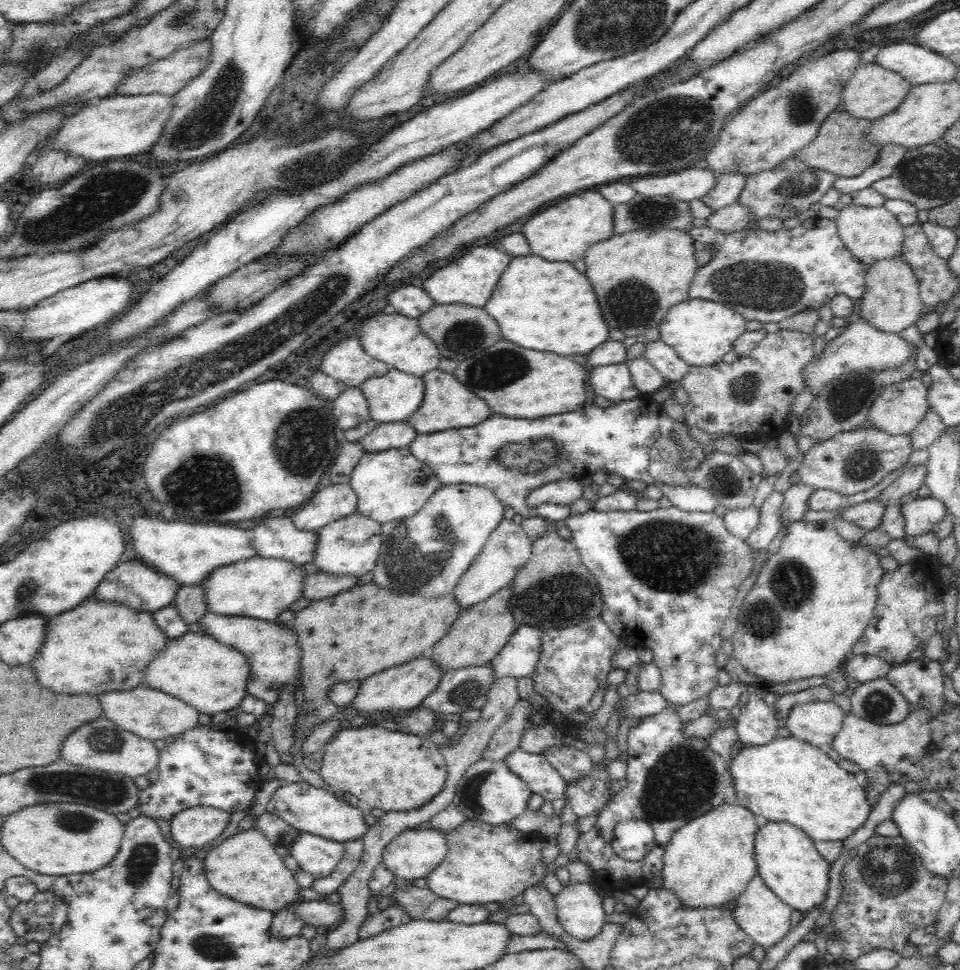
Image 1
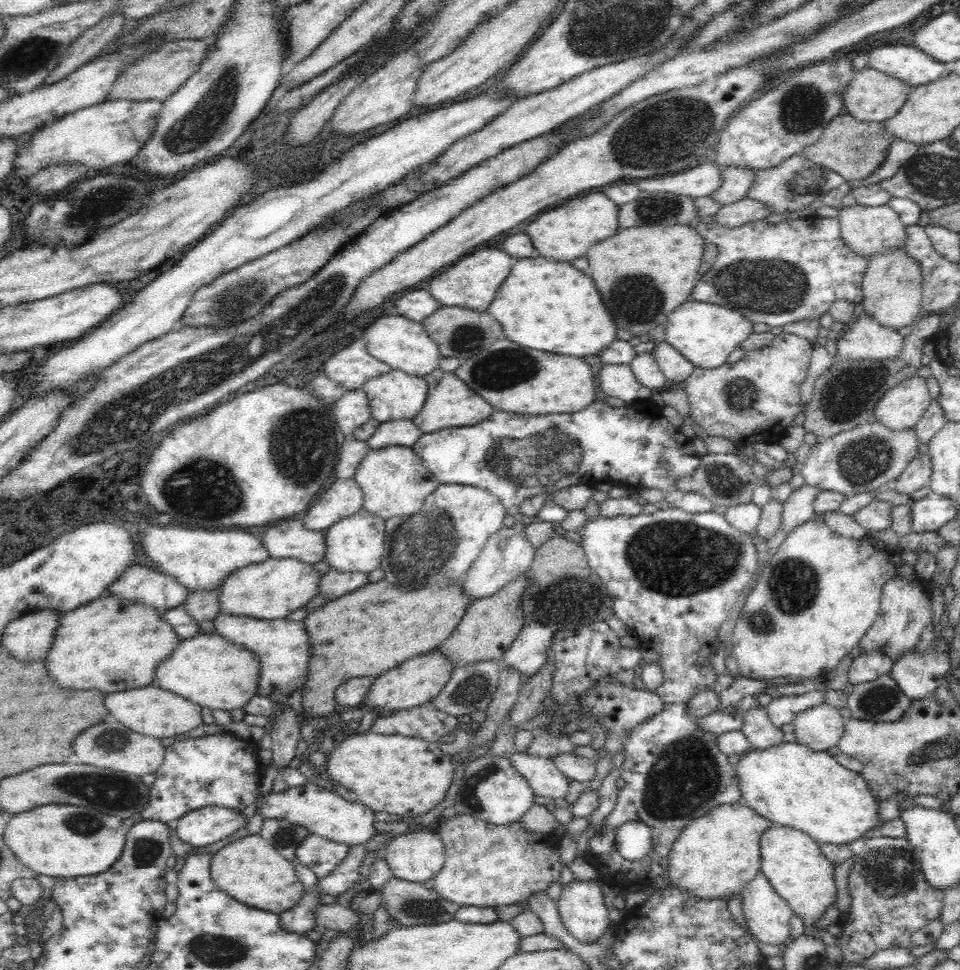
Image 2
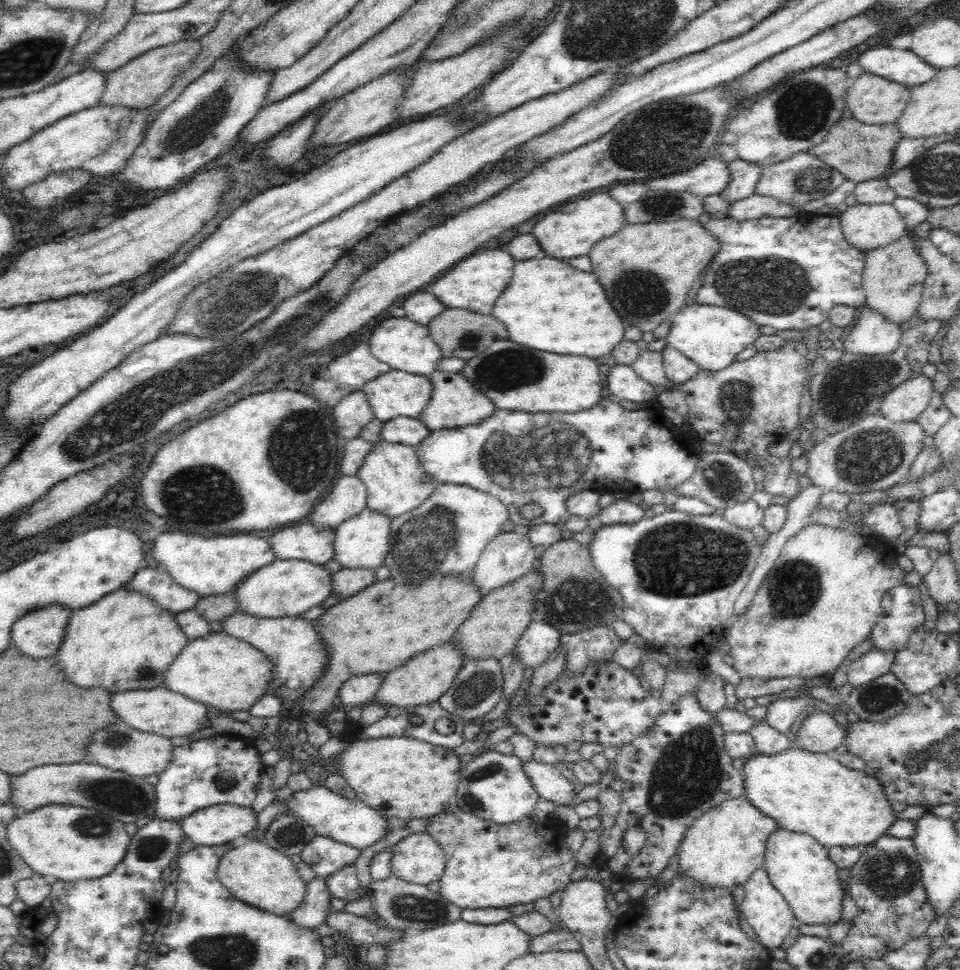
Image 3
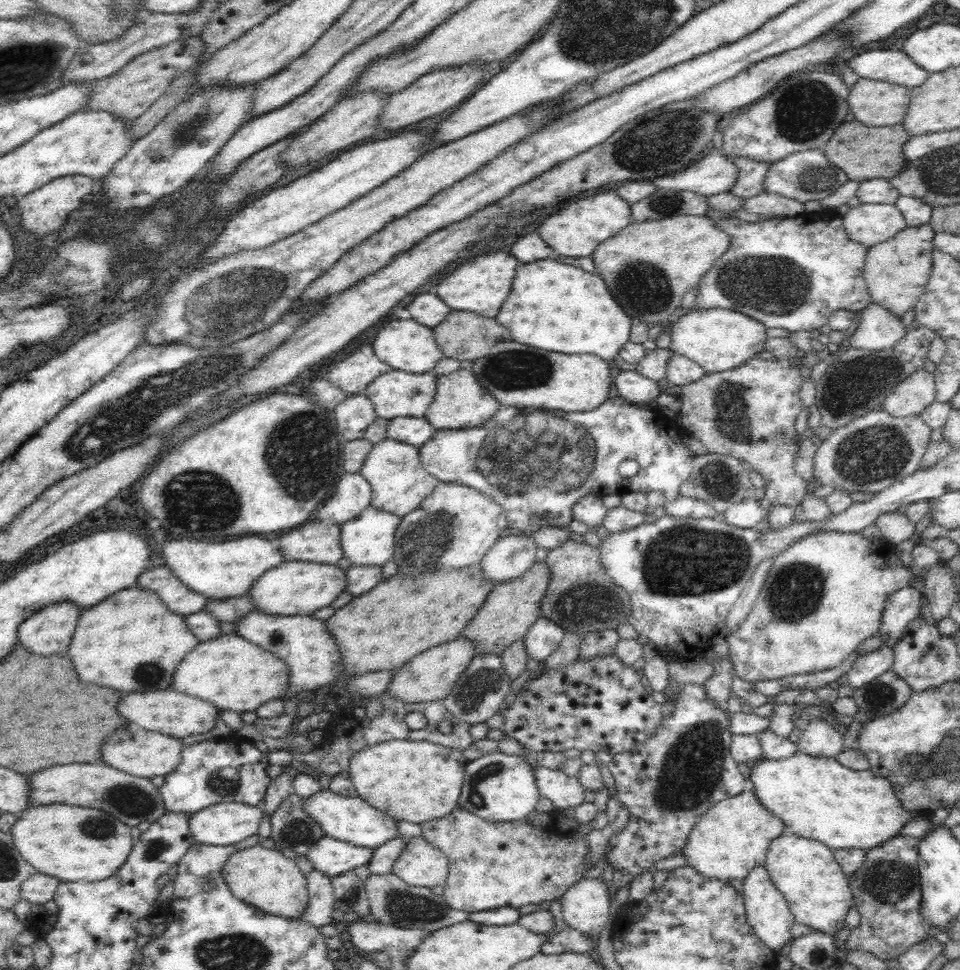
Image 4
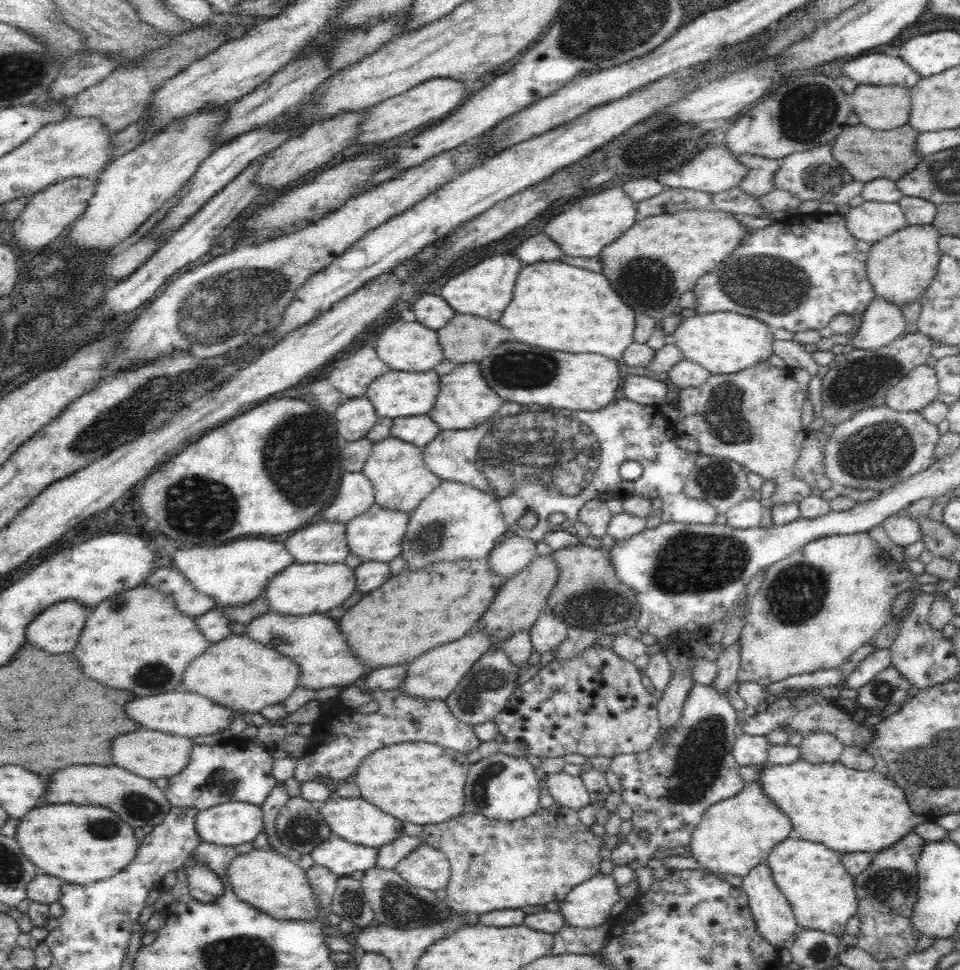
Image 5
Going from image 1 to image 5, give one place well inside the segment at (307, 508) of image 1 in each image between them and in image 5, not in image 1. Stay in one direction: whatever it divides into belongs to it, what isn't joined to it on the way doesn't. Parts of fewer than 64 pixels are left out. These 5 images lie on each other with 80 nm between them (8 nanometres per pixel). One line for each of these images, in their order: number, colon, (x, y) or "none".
2: (344, 498)
3: (348, 497)
4: (352, 496)
5: (355, 495)

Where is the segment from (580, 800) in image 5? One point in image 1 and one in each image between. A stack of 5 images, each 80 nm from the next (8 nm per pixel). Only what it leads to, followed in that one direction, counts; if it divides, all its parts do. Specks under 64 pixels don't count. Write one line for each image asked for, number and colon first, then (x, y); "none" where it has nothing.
1: (534, 769)
2: (545, 779)
3: (550, 783)
4: (564, 791)

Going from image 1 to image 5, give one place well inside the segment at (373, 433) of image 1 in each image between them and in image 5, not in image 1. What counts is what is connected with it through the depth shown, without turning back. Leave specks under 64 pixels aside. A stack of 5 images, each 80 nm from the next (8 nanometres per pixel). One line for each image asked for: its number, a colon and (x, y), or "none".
2: (403, 432)
3: (401, 430)
4: (409, 430)
5: (418, 430)

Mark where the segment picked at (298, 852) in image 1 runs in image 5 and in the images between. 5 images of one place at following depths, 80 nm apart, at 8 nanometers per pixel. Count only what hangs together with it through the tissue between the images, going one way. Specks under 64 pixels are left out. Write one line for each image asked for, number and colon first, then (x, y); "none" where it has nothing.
2: (321, 855)
3: (324, 855)
4: (330, 856)
5: (340, 856)

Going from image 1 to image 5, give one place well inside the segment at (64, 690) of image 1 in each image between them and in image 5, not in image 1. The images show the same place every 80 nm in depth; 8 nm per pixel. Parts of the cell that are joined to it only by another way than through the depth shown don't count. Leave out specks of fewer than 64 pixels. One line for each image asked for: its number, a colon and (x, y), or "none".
2: (111, 644)
3: (124, 641)
4: (130, 641)
5: (136, 640)

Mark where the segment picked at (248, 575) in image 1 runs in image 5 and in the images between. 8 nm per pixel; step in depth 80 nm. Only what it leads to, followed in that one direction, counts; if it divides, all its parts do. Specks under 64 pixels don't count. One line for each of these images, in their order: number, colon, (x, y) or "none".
2: (269, 590)
3: (286, 588)
4: (293, 588)
5: (299, 589)

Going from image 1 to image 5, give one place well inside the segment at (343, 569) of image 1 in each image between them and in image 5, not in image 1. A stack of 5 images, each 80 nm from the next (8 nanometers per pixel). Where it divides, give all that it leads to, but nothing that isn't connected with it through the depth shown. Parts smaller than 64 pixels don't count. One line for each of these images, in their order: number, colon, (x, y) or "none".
2: (355, 544)
3: (362, 541)
4: (368, 540)
5: (376, 535)

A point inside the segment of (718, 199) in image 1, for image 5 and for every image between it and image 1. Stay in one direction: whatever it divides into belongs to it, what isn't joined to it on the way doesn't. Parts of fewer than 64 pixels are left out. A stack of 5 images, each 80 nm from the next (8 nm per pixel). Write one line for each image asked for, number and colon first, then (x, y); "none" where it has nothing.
2: (735, 181)
3: (743, 176)
4: (750, 174)
5: (758, 180)

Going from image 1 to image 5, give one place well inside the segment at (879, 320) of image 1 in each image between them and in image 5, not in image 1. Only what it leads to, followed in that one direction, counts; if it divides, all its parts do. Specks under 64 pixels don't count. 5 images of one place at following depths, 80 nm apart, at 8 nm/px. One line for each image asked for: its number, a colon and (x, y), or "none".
2: (892, 290)
3: (893, 277)
4: (895, 272)
5: (900, 267)

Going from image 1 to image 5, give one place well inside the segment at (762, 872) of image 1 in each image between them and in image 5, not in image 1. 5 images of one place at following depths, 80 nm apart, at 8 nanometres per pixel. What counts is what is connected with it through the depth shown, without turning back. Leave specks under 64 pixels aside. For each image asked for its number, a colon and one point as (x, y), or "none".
2: (792, 861)
3: (798, 865)
4: (803, 869)
5: (820, 891)

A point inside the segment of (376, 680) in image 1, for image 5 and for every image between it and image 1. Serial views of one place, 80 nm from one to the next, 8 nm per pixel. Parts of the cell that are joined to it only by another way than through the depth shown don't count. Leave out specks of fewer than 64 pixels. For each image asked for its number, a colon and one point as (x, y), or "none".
2: (417, 681)
3: (425, 678)
4: (430, 676)
5: (433, 676)

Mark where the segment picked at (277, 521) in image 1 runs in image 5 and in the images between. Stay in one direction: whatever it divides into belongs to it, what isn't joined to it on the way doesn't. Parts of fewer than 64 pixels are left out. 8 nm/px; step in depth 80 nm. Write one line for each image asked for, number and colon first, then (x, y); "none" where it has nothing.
2: (288, 539)
3: (304, 541)
4: (316, 542)
5: (320, 541)

